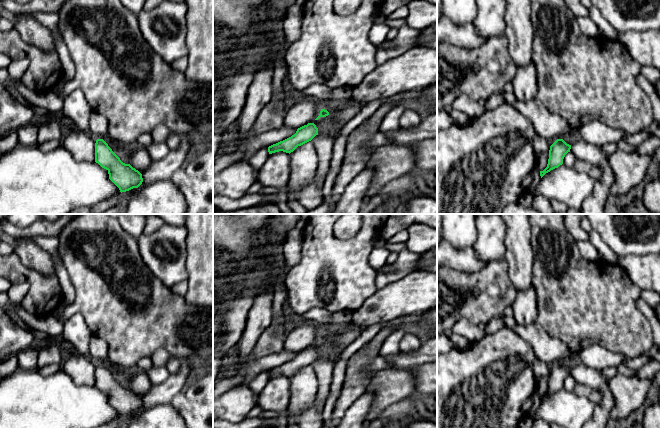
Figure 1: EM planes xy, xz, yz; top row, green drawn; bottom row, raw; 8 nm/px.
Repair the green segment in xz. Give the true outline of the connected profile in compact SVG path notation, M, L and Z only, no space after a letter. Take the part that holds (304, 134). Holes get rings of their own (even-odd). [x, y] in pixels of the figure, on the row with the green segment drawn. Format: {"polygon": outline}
{"polygon": "M308 123L307 125L298 128L296 133L291 137L269 146L268 152L269 154L272 154L283 151L290 154L298 146L311 141L316 135L318 135L318 128L314 123Z"}

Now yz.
{"polygon": "M557 139L551 146L549 150L549 159L547 167L540 171L541 178L551 170L558 168L563 164L563 159L565 155L570 152L571 145L567 144L563 139Z"}

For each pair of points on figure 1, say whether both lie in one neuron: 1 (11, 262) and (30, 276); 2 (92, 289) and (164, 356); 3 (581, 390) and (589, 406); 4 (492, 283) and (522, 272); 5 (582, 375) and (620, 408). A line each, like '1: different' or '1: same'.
1: same
2: different
3: different
4: different
5: different

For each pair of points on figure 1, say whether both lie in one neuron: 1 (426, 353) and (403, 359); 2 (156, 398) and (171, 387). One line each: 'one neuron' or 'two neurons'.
1: one neuron
2: one neuron

